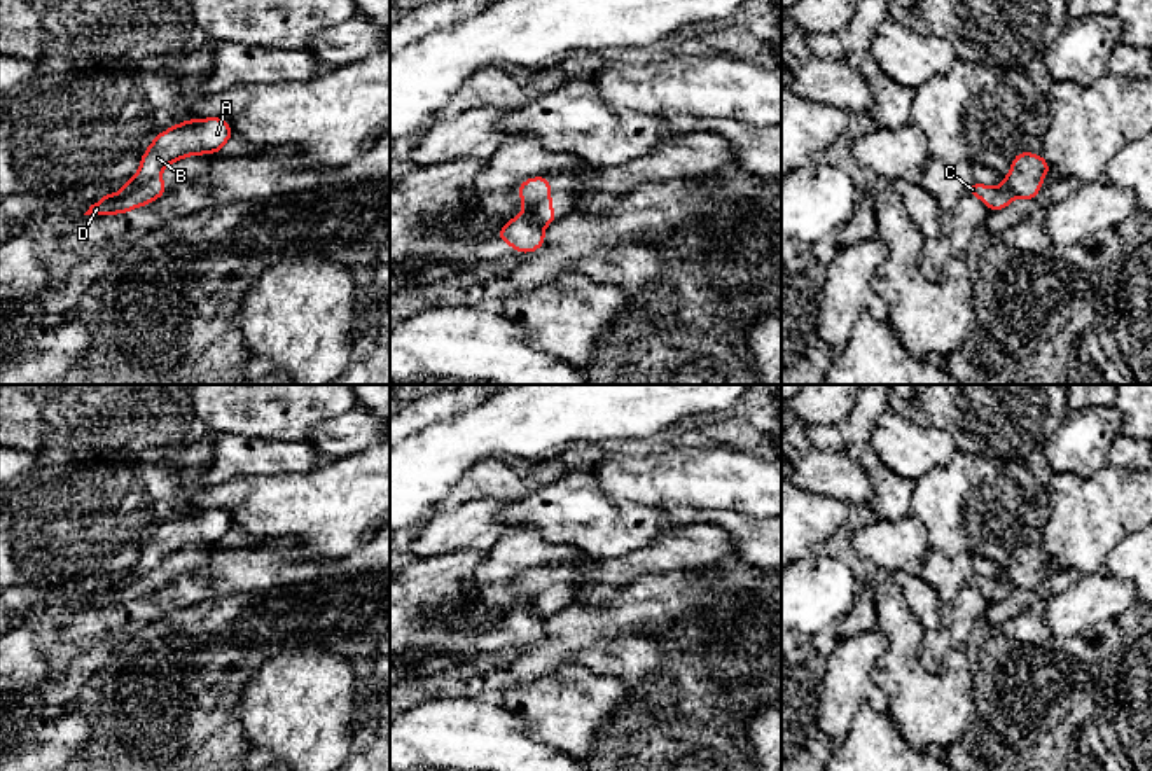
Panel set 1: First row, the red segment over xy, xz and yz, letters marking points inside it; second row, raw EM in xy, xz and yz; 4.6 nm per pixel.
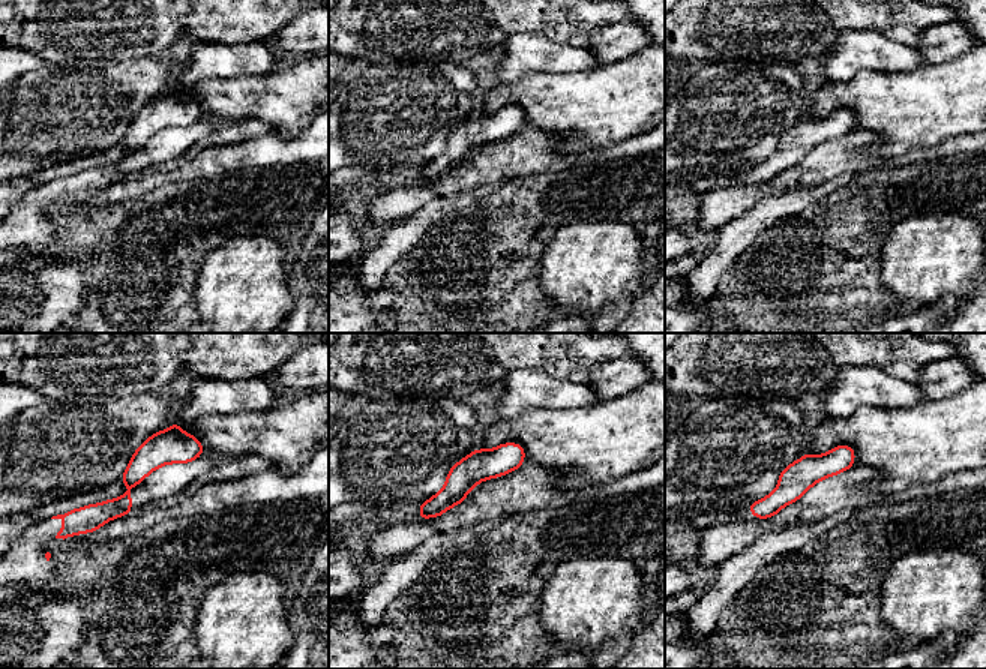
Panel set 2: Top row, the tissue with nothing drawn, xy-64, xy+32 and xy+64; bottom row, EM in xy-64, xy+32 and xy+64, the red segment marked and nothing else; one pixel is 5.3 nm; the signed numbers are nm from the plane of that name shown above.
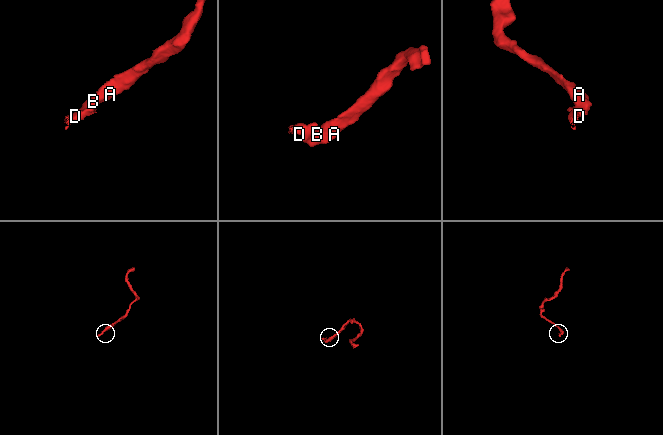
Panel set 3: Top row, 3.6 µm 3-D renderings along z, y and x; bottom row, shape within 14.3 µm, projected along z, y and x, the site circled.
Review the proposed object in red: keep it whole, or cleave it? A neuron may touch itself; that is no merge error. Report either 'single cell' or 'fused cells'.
fused cells

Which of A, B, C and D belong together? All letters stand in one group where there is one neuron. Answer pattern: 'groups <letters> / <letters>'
groups A B / C D

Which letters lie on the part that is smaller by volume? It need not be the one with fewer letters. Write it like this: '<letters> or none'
C, D

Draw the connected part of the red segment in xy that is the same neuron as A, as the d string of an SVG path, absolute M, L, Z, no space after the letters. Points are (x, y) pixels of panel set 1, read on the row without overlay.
M220 509L187 511L159 524L140 551L138 565L117 584L128 586L135 577L159 568L161 563L189 547L217 545L232 528L231 516Z

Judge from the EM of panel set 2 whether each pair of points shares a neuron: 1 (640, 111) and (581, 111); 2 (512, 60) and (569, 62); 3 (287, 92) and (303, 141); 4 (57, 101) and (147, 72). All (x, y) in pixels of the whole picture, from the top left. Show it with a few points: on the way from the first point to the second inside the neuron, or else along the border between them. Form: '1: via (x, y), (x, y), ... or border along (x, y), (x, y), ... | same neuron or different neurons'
1: via (625, 111), (596, 111) | same neuron
2: via (526, 60), (556, 60) | same neuron
3: border along (312, 119), (296, 135), (288, 138), (266, 132) | different neurons
4: via (80, 101), (96, 101), (110, 92), (125, 87) | same neuron

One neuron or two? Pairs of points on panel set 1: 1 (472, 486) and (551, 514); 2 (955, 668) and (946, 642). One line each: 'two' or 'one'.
1: two
2: two

